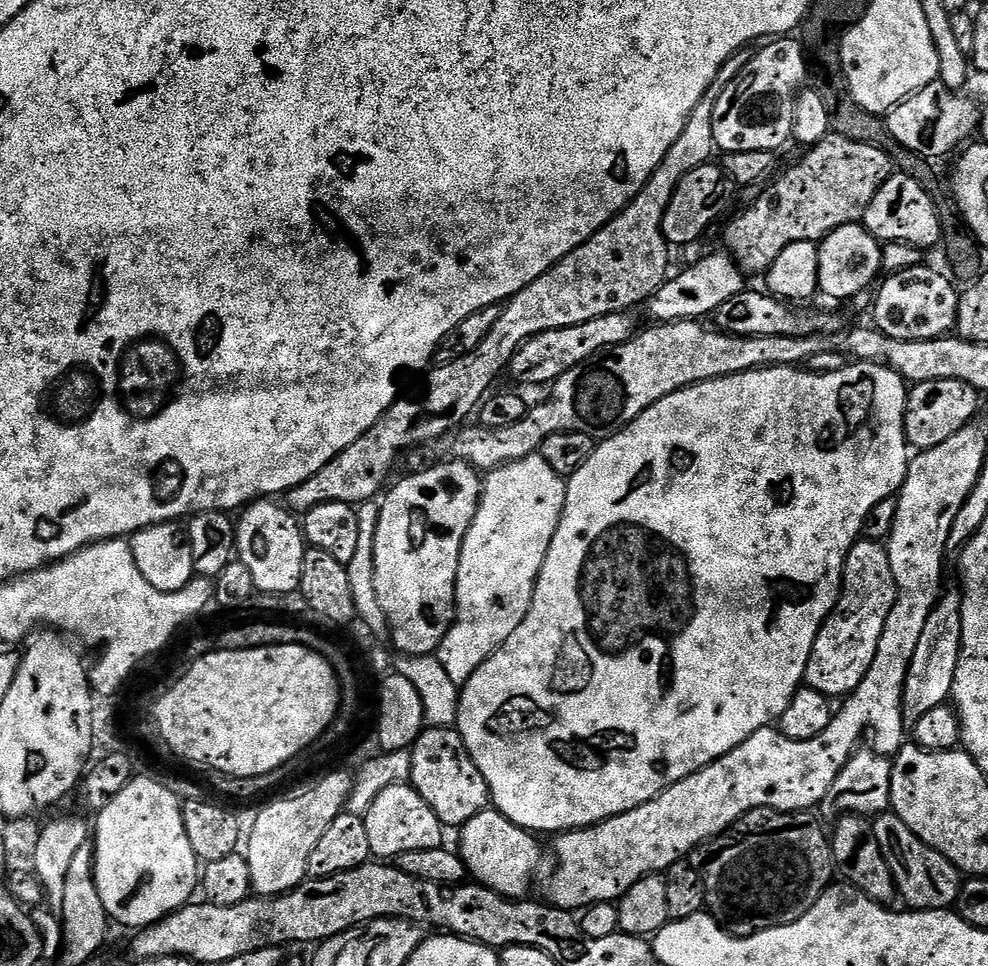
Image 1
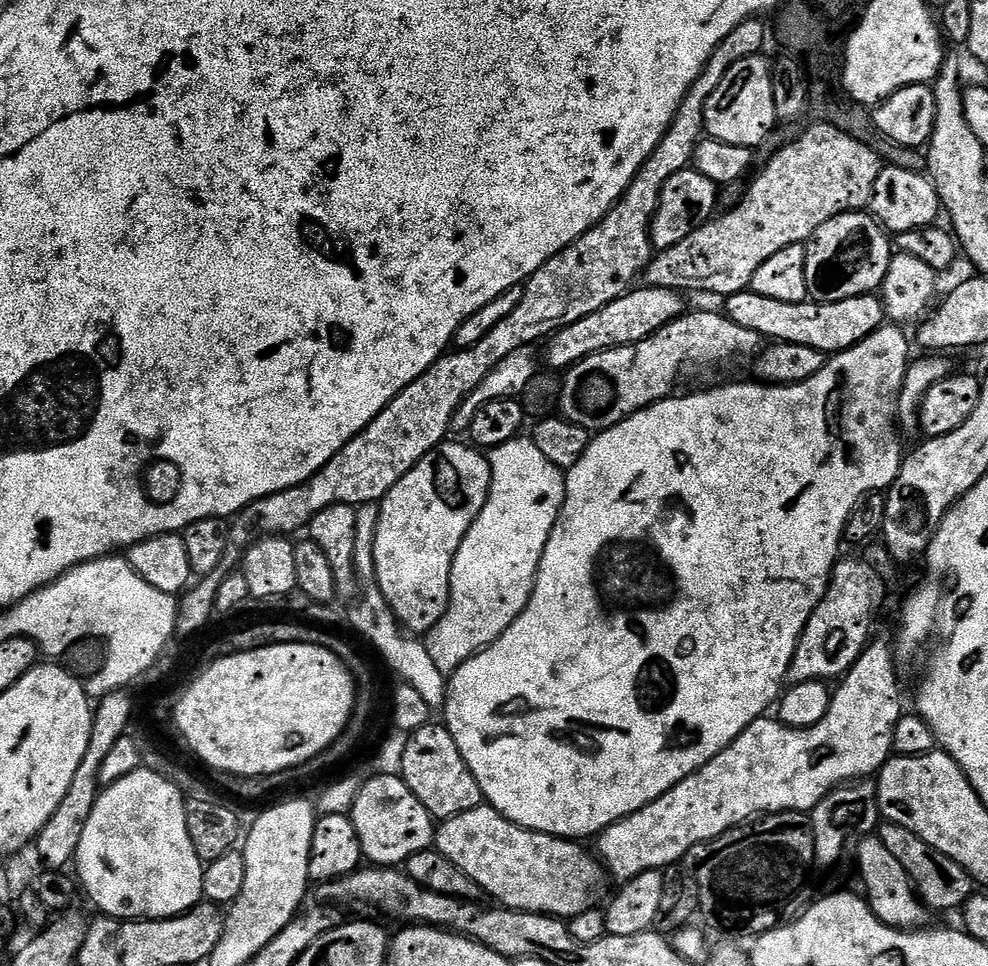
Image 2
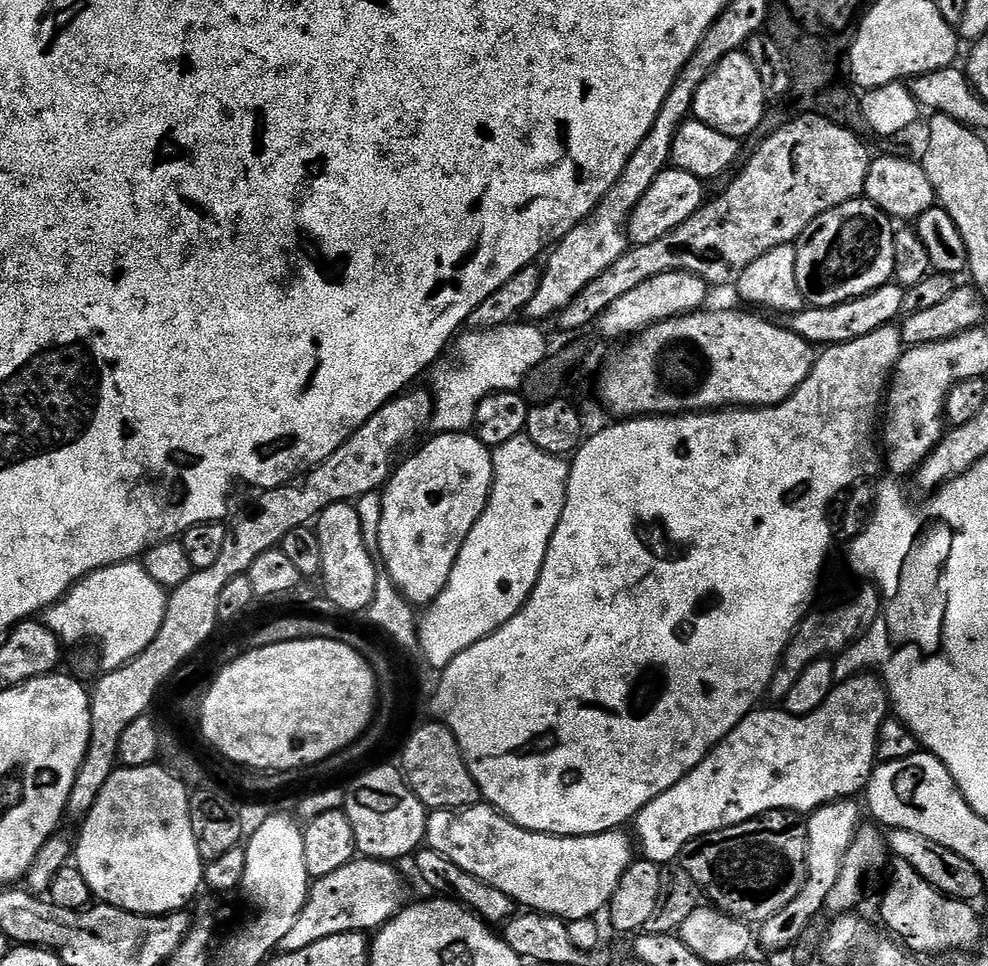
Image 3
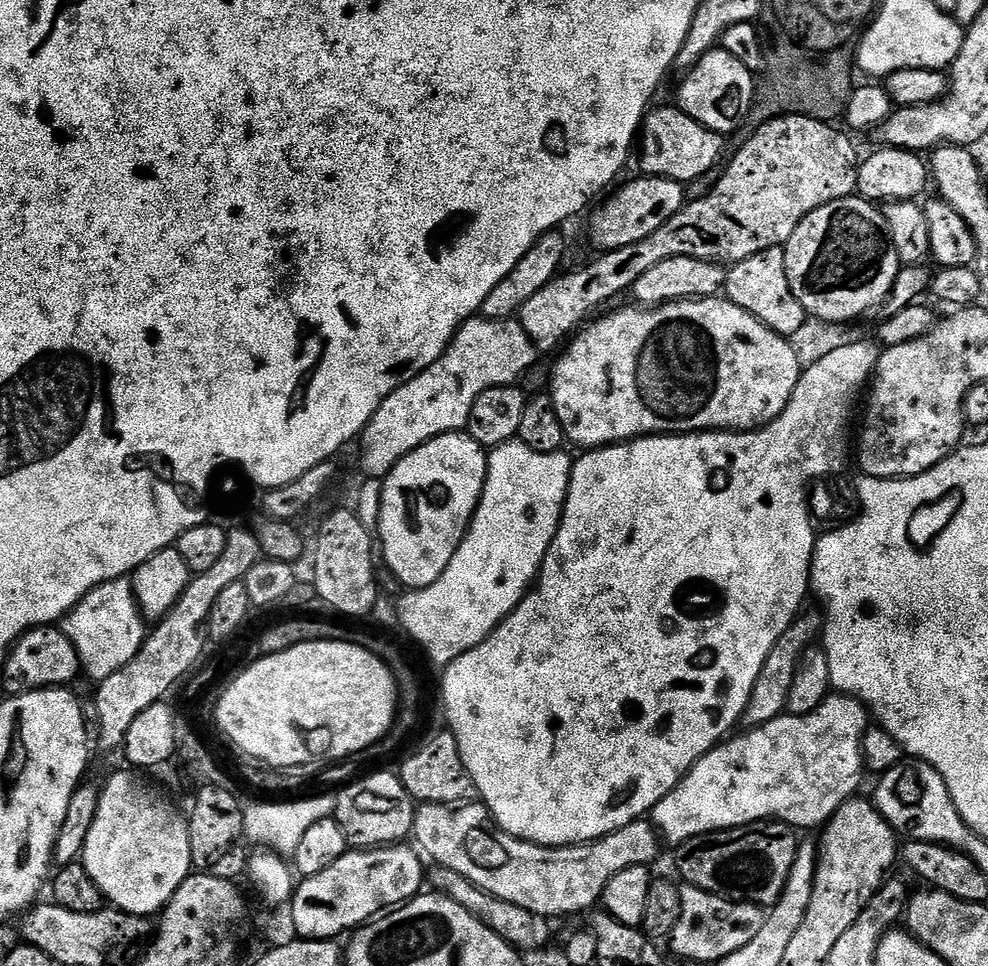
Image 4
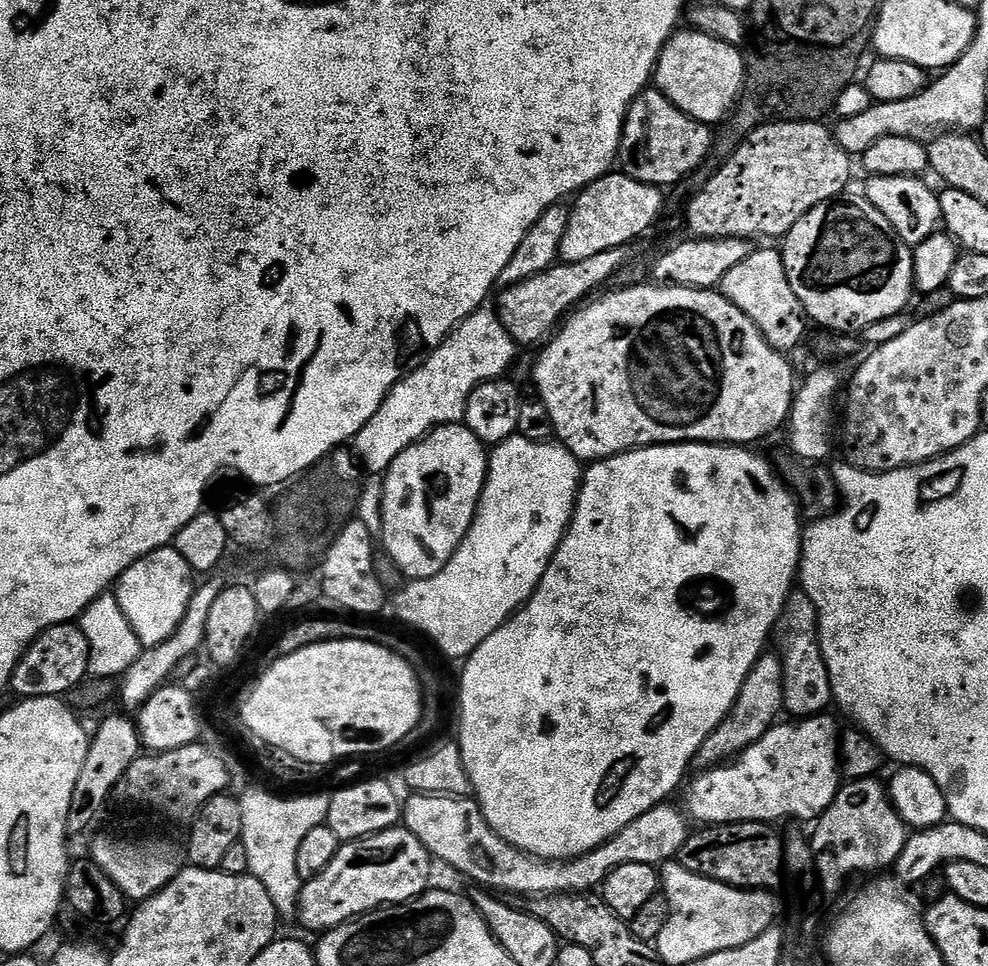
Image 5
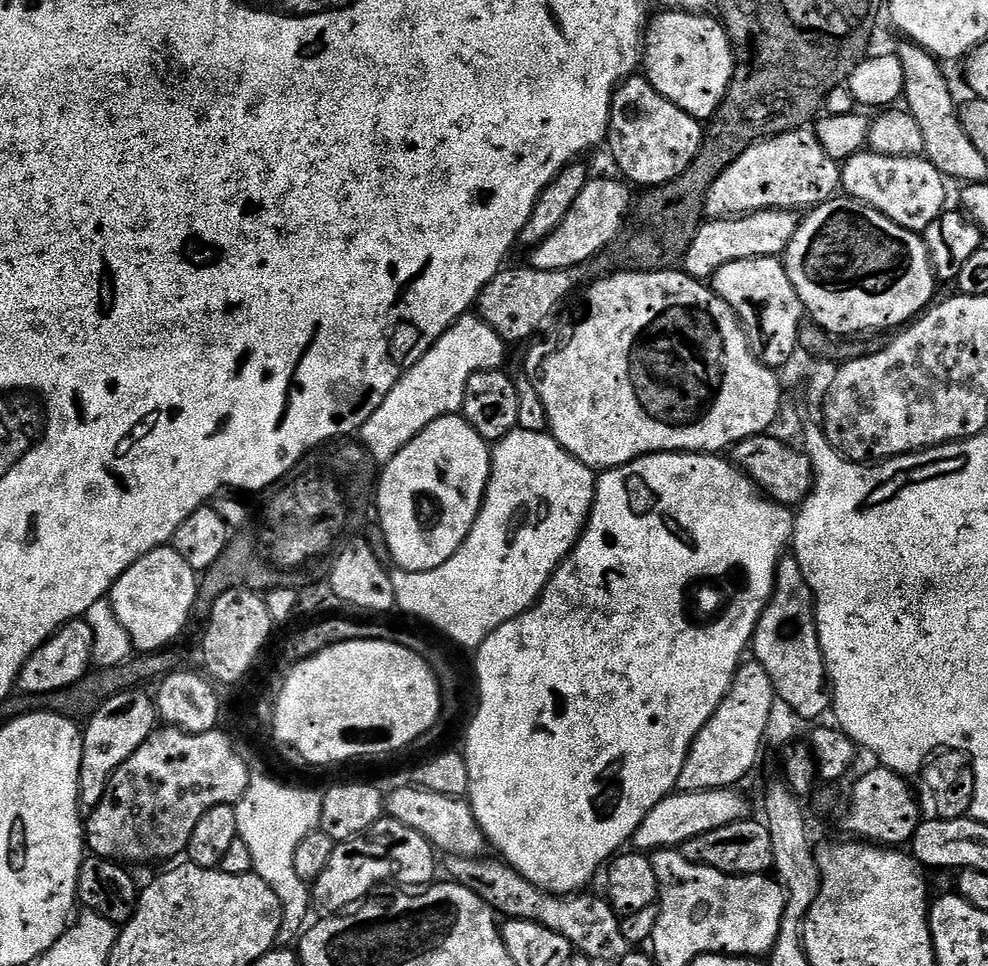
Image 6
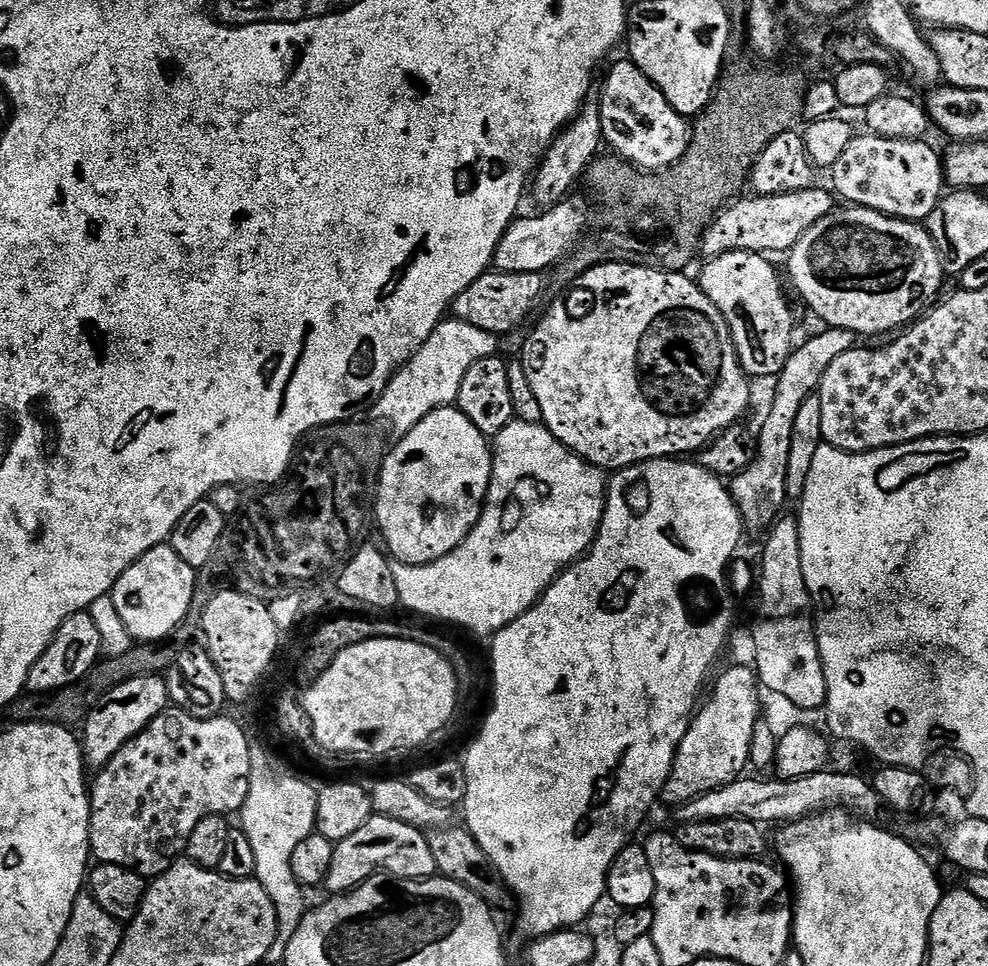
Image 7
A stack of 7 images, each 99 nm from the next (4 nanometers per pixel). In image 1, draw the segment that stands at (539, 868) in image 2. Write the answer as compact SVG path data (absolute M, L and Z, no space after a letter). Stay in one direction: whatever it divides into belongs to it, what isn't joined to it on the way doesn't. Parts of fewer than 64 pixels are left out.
M490 806L482 814L474 814L474 818L459 829L458 836L459 854L475 883L509 898L524 898L531 893L528 891L540 864L540 844L528 829L510 823L495 807Z

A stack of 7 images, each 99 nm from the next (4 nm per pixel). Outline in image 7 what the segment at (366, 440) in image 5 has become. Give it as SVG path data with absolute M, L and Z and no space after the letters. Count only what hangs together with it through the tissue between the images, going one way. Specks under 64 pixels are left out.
M455 318L441 320L423 346L393 372L386 390L376 399L374 411L377 418L385 420L396 434L414 430L426 414L455 405L458 386L462 386L466 370L470 370L474 362L482 362L482 358L497 355L497 352L498 337L493 332L478 330L478 326L470 326L470 322Z

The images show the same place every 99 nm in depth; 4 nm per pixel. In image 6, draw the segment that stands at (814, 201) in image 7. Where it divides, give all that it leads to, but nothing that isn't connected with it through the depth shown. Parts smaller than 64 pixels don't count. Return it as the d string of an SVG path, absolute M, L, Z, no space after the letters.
M783 208L747 212L745 216L726 216L722 220L705 219L686 250L682 261L683 271L698 281L708 282L718 269L726 266L726 262L767 256L783 257L800 222L801 217L795 211Z

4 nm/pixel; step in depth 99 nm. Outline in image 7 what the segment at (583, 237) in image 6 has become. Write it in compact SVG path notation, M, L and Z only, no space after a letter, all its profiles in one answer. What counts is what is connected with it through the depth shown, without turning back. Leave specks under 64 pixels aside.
M565 198L556 205L541 211L541 216L528 216L513 220L512 224L502 234L502 242L498 242L495 271L509 272L510 274L526 274L539 272L541 274L555 269L556 265L581 243L580 235L588 224L588 212L580 200Z

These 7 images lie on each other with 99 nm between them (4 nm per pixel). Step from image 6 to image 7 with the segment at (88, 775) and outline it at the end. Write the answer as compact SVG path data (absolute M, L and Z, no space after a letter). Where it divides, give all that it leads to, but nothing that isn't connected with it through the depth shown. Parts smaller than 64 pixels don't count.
M163 675L139 676L127 680L109 690L104 697L96 703L95 708L88 714L82 725L82 751L84 763L89 769L99 770L126 746L131 736L136 736L146 727L159 712L169 707L168 681Z

